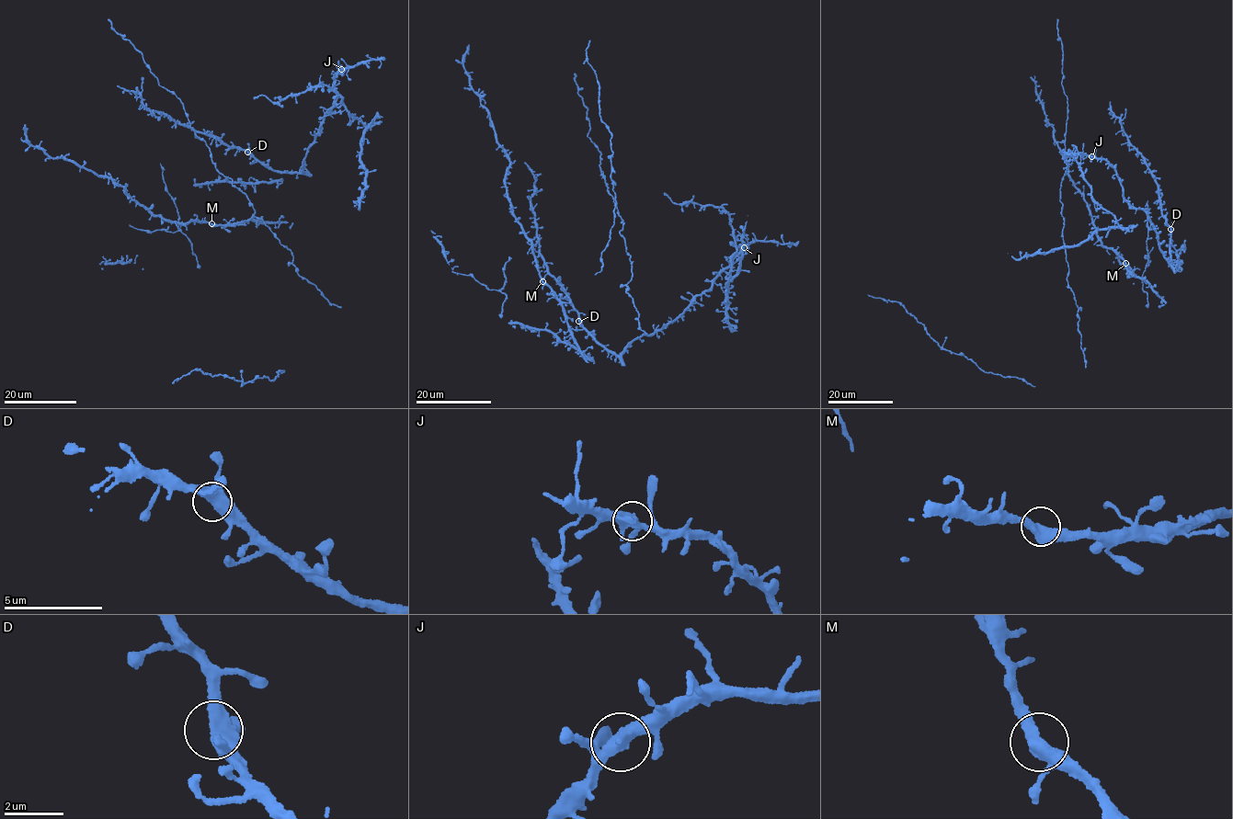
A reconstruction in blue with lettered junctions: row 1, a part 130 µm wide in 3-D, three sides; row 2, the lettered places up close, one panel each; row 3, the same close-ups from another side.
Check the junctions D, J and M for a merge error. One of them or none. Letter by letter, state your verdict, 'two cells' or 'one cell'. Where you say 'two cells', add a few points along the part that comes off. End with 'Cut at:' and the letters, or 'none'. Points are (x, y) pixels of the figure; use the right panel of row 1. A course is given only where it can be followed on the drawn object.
D: one cell
J: one cell
M: one cell
Cut at: none

